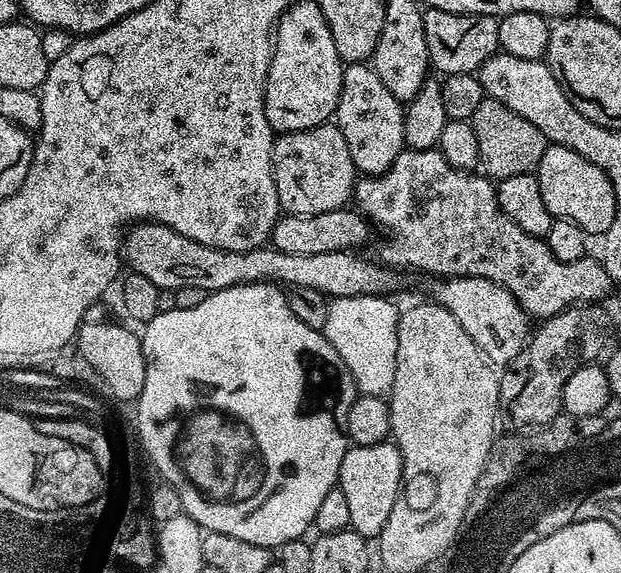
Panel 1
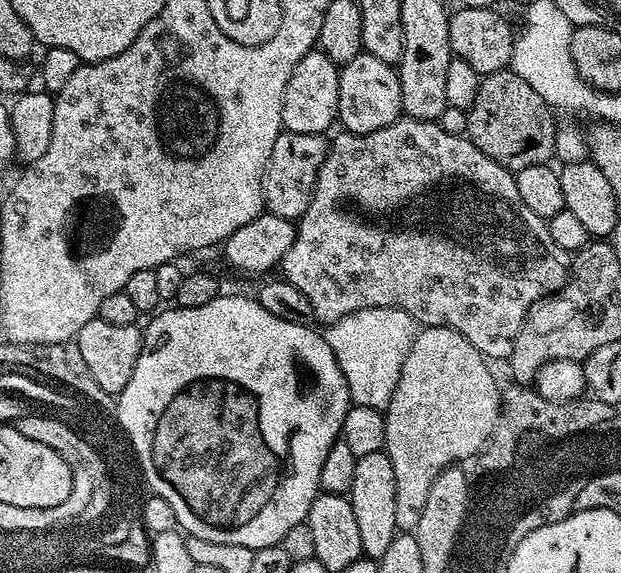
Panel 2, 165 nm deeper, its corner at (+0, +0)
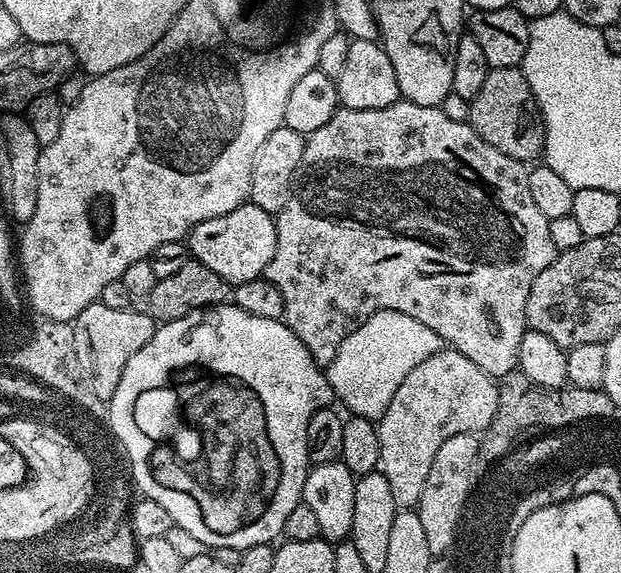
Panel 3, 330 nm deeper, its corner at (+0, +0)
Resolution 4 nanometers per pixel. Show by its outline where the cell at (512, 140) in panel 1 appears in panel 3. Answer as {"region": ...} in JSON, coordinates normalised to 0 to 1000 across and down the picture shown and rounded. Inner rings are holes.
{"region":[[[836,117],[795,119],[783,129],[783,143],[770,171],[754,183],[752,215],[795,262],[821,269],[821,276],[855,283],[868,281],[876,271],[876,211],[870,206],[870,187],[863,183],[853,143],[847,143]]]}

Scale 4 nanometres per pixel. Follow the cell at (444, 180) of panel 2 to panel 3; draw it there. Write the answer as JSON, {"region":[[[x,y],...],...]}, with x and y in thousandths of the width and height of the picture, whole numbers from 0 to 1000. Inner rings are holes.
{"region":[[[649,171],[615,192],[543,187],[525,220],[517,220],[493,239],[480,319],[461,360],[441,377],[444,435],[441,450],[435,450],[435,464],[428,464],[424,487],[433,489],[448,513],[454,513],[457,564],[483,592],[486,604],[499,611],[509,634],[527,639],[538,632],[544,604],[551,604],[556,590],[578,565],[589,562],[589,555],[615,541],[641,541],[647,548],[660,548],[660,555],[673,555],[680,569],[692,569],[709,595],[734,614],[750,618],[750,625],[757,625],[757,632],[763,632],[763,639],[770,639],[770,646],[784,656],[807,660],[818,649],[833,647],[834,604],[841,604],[841,590],[850,572],[847,520],[853,520],[853,499],[860,499],[860,485],[866,485],[866,478],[873,478],[873,471],[879,471],[879,464],[886,464],[886,457],[892,457],[899,445],[886,417],[879,373],[860,360],[850,304],[845,281],[821,276],[821,269],[808,269],[808,262],[795,262],[795,255],[778,244],[758,216],[718,206],[713,187],[673,185]]]}

